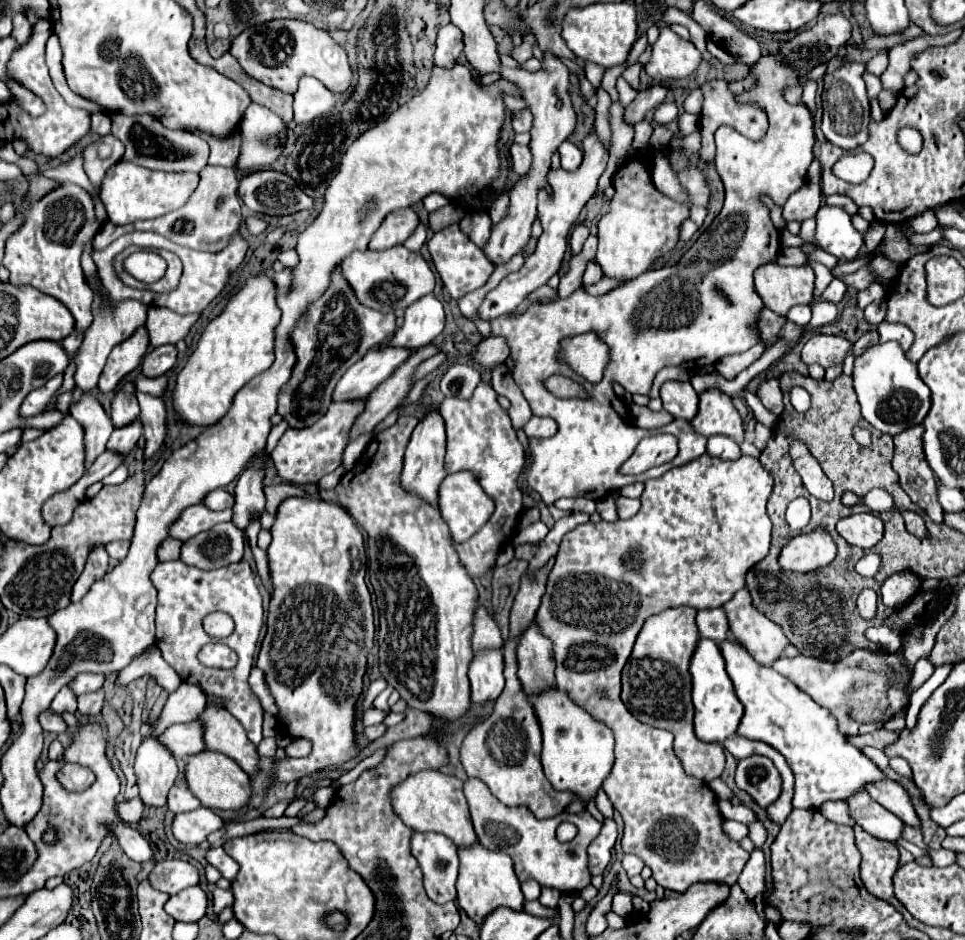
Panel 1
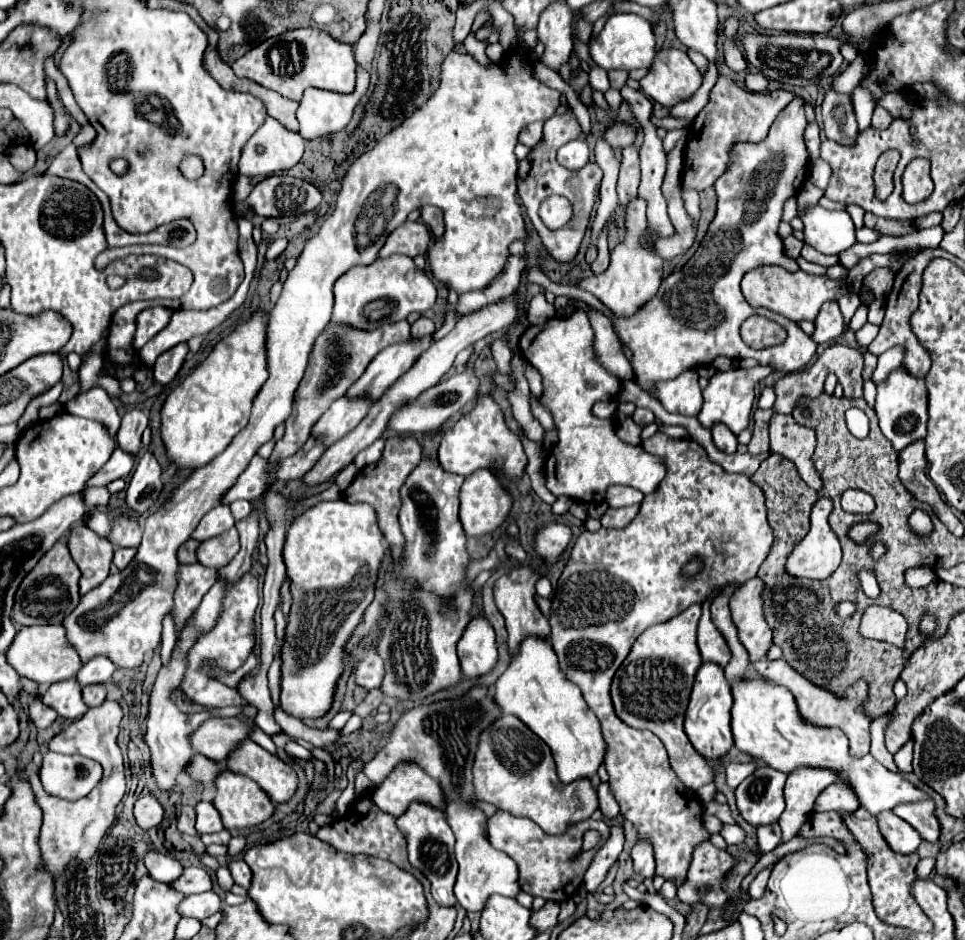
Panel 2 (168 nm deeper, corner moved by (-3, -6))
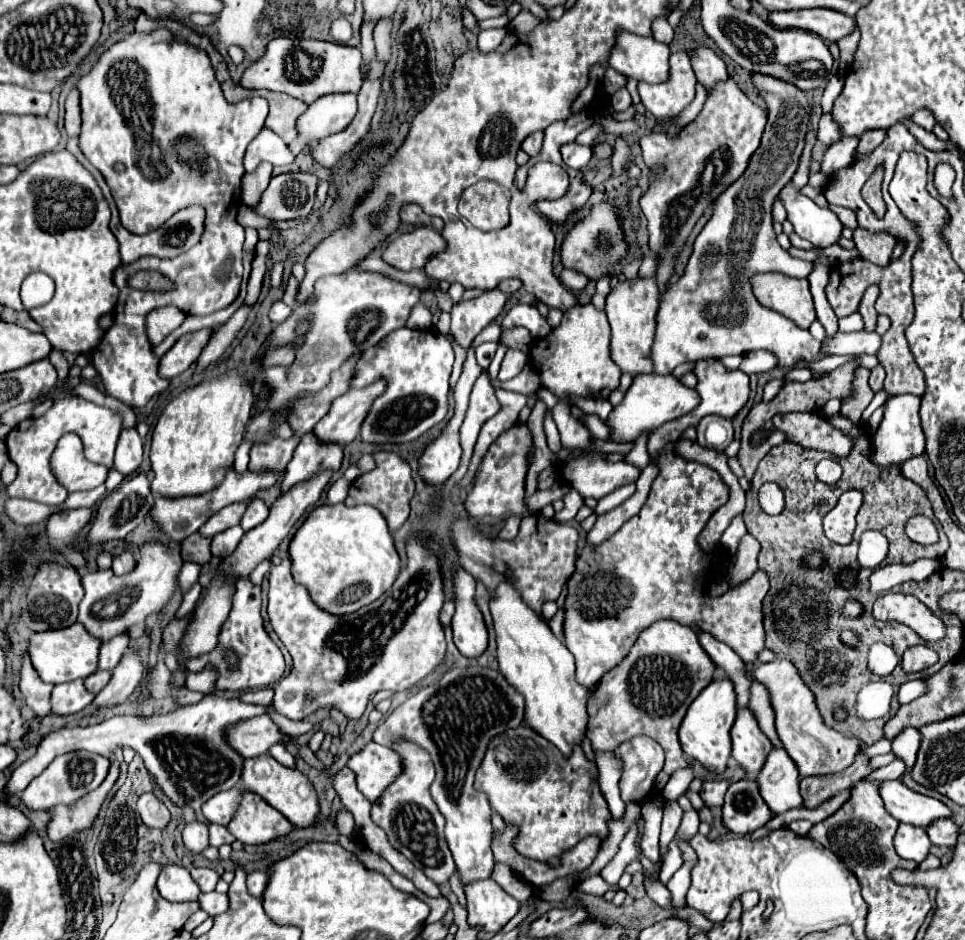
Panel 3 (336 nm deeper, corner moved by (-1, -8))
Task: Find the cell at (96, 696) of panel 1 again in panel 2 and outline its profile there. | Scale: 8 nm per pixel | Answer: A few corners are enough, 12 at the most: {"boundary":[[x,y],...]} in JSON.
{"boundary":[[88,685],[82,699],[90,709],[106,701],[104,685]]}

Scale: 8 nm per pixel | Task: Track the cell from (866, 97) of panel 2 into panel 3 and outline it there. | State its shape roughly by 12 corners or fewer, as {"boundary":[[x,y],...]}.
{"boundary":[[846,137],[826,149],[822,171],[848,167],[858,139]]}

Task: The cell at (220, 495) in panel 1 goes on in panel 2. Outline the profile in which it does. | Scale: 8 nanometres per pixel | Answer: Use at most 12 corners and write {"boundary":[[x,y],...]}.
{"boundary":[[244,499],[230,503],[236,521],[248,517],[252,511],[250,501]]}

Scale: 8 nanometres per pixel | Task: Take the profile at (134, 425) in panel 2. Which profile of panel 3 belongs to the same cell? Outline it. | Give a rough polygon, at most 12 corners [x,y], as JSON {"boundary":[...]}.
{"boundary":[[124,429],[116,447],[114,469],[122,475],[142,465],[142,439]]}

